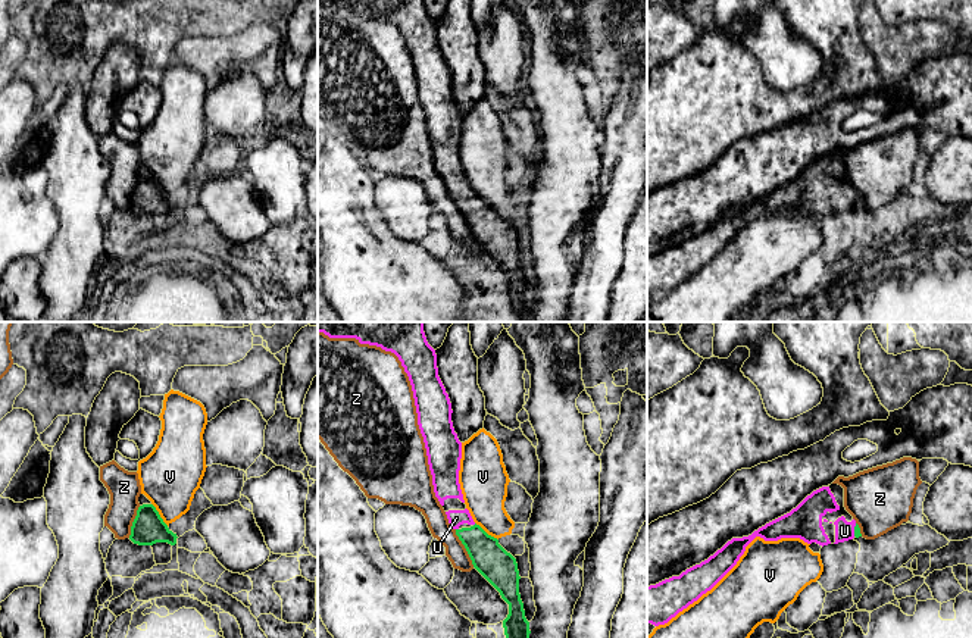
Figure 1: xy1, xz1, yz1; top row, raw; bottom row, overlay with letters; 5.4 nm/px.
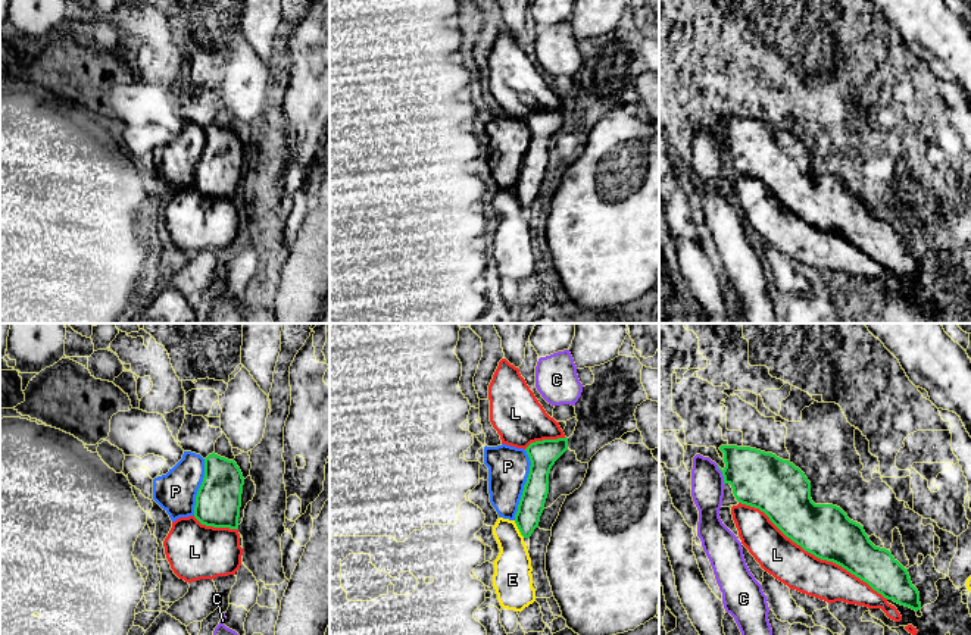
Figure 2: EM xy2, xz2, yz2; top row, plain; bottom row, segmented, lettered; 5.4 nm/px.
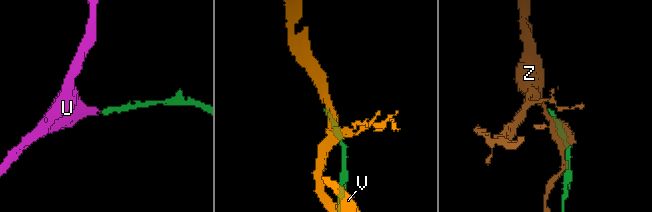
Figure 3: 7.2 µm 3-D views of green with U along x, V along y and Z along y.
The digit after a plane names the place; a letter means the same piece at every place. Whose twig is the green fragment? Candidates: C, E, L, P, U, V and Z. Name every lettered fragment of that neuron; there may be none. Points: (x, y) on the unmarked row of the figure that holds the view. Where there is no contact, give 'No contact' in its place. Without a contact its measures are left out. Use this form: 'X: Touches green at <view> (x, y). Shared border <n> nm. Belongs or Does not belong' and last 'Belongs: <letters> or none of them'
C: Touches green at yz2 (723, 146). Shared border 110 nm. Does not belong
E: Touches green at xz2 (518, 199). Shared border 110 nm. Does not belong
L: Touches green at yz2 (814, 225). Shared border 950 nm. Does not belong
P: Touches green at xz2 (524, 156). Shared border 380 nm. Does not belong
U: Touches green at yz1 (855, 200). Shared border 70 nm. Belongs
V: Touches green at xz1 (486, 203). Shared border 160 nm. Does not belong
Z: Touches green at xz1 (465, 218). Shared border 240 nm. Does not belong
Belongs: U

